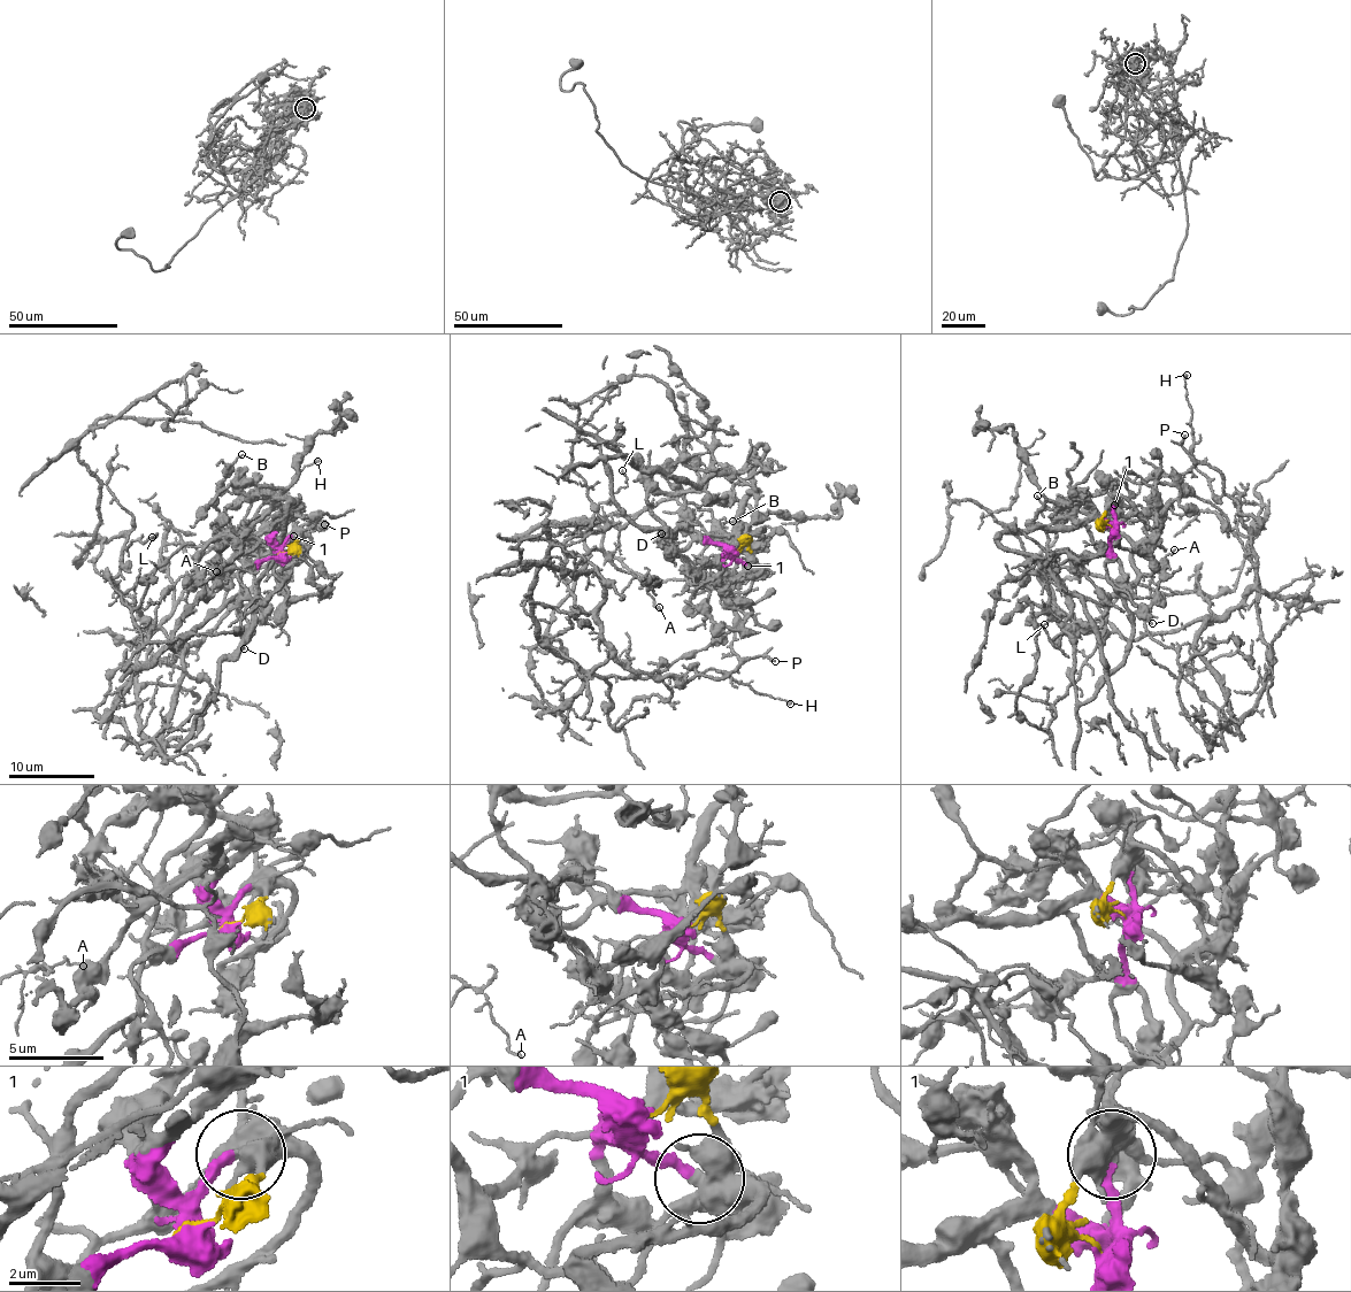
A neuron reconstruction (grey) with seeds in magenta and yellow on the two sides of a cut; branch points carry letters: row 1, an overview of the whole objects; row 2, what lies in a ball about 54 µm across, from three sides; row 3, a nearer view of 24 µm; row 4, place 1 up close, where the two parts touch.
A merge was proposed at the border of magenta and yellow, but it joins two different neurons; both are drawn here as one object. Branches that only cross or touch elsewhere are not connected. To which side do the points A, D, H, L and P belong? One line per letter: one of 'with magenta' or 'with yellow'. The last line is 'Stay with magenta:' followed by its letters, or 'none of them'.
A: with yellow
D: with magenta
H: with magenta
L: with magenta
P: with magenta
Stay with magenta: D, H, L, P

